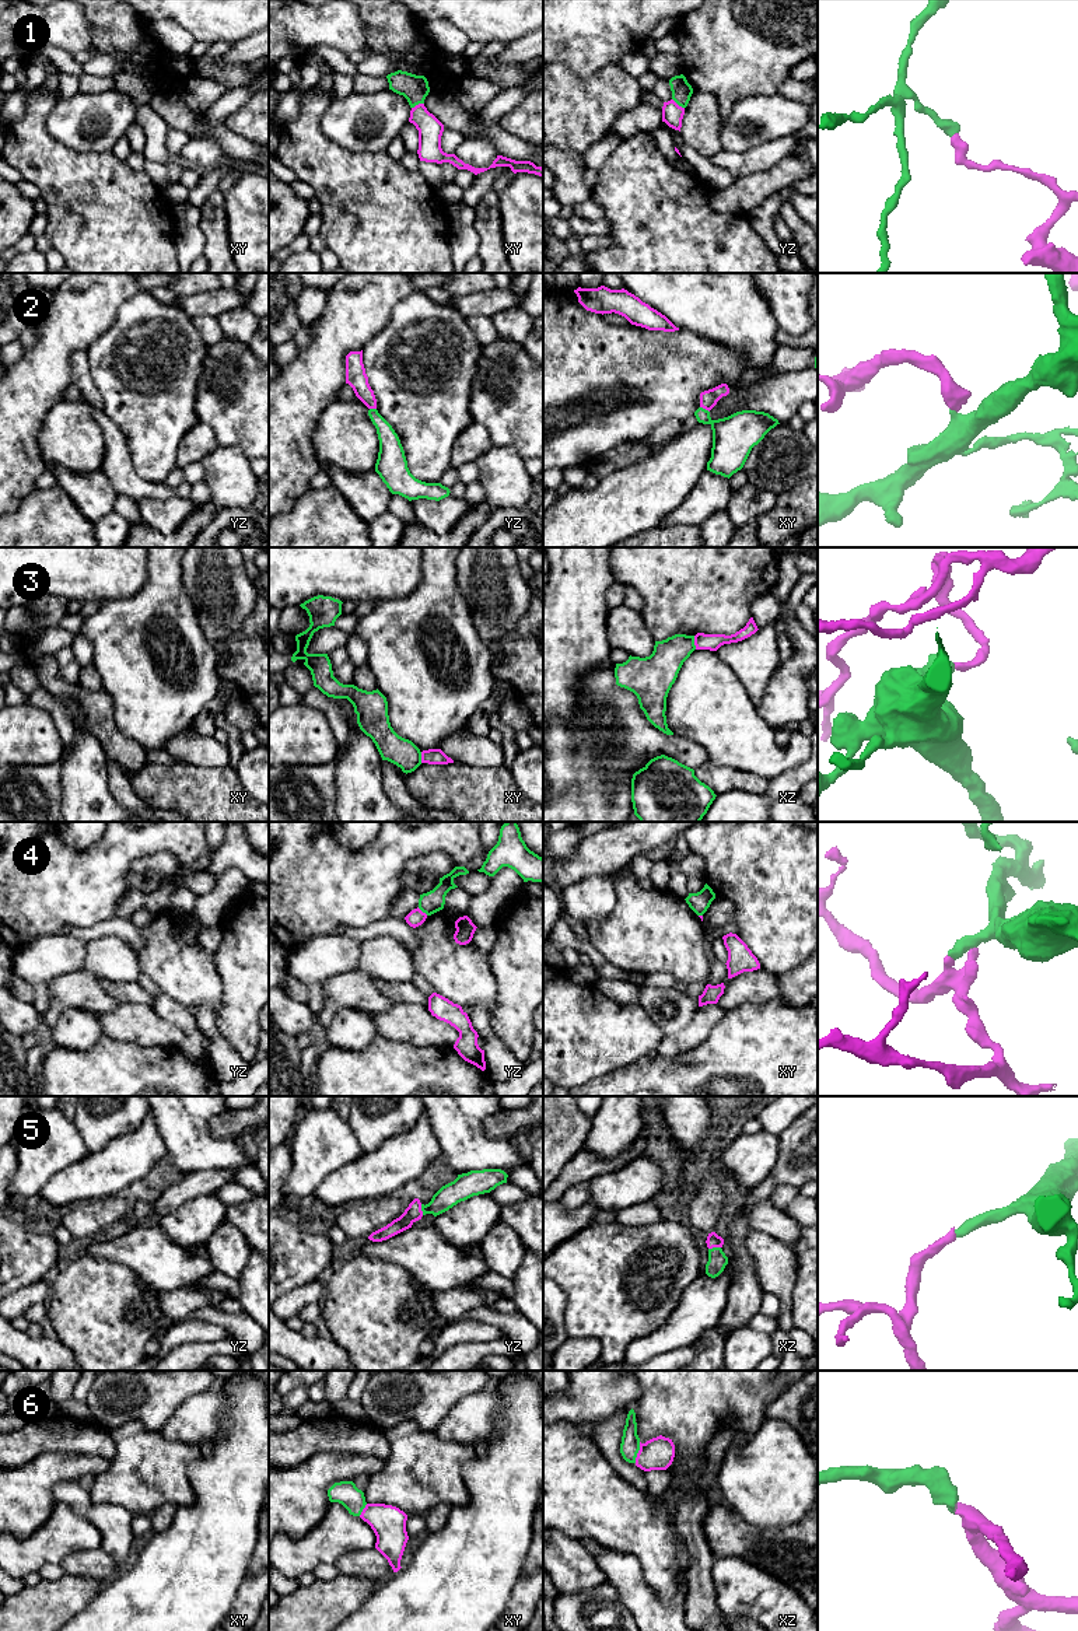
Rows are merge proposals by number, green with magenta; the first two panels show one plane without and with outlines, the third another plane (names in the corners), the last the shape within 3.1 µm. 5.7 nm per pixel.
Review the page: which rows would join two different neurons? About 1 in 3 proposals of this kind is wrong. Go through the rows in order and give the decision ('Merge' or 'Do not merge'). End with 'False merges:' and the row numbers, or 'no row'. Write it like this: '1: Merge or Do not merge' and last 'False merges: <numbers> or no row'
1: Do not merge
2: Do not merge
3: Do not merge
4: Do not merge
5: Merge
6: Merge
False merges: 1, 2, 3, 4

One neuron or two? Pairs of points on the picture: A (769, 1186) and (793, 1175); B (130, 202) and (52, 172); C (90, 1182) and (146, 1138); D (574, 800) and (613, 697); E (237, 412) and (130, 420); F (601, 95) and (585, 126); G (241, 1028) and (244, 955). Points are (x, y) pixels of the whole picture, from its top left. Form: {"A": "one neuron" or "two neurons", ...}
{"A": "one neuron", "B": "one neuron", "C": "one neuron", "D": "one neuron", "E": "two neurons", "F": "one neuron", "G": "one neuron"}

